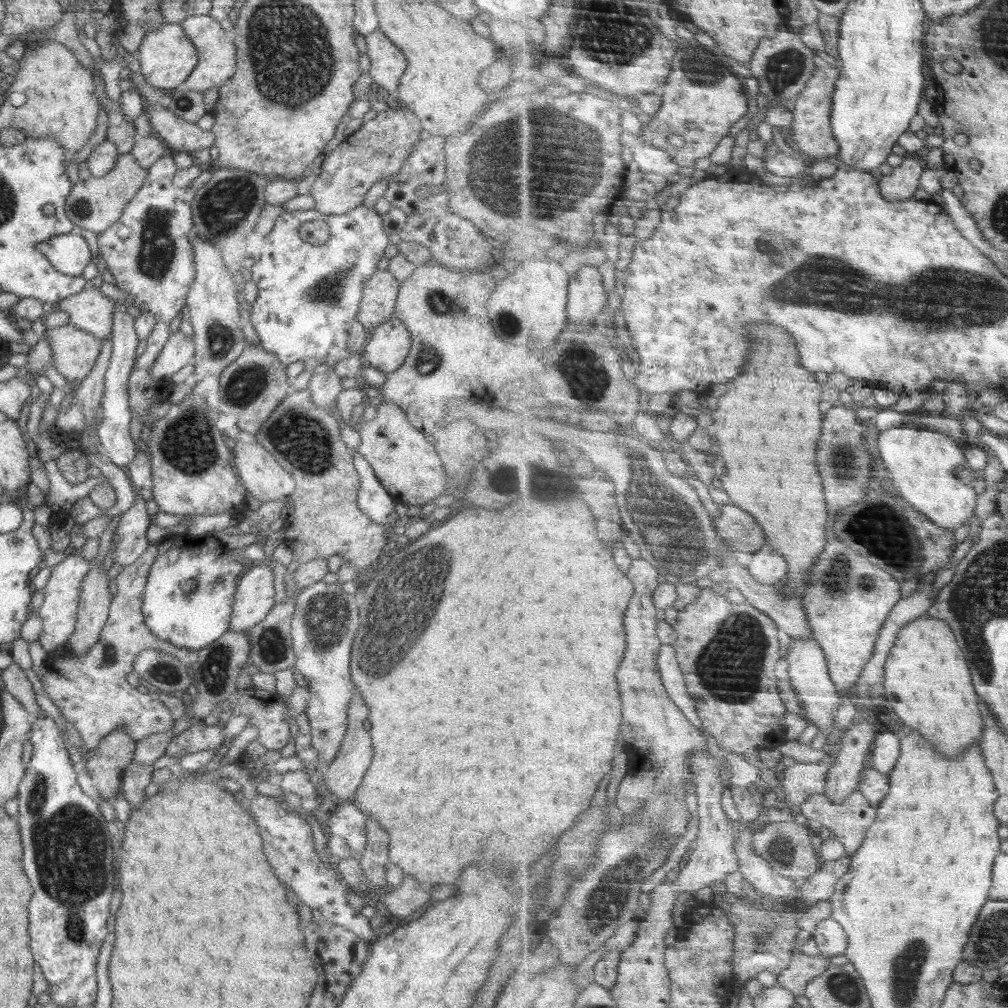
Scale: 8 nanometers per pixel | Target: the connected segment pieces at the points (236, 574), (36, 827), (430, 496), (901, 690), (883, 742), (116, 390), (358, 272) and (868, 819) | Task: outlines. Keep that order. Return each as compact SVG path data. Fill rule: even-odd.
M170 534L167 539L159 543L158 556L155 556L149 566L141 606L145 625L152 634L174 646L199 651L218 640L218 637L229 629L237 581L242 574L242 564L240 560L226 560L223 557L225 552L224 546L212 536ZM190 578L197 580L197 588L193 593L184 593L182 583Z
M43 712L43 715L38 715L37 718L31 719L31 729L29 731L28 739L33 745L33 754L31 760L25 765L25 776L18 785L18 811L19 814L16 817L19 824L20 834L22 834L22 846L24 846L24 860L22 860L22 866L24 866L24 872L26 872L26 878L30 880L32 888L34 888L34 896L30 900L30 924L28 924L28 930L30 930L30 950L34 954L34 960L36 964L42 968L44 978L49 984L49 994L54 1000L55 1004L60 1007L70 1006L90 1006L95 1001L97 995L97 976L96 976L96 962L98 952L100 952L100 944L104 942L104 936L108 934L106 932L106 920L108 920L108 912L110 912L110 902L112 902L112 886L114 886L114 850L112 850L112 840L110 840L110 832L108 831L108 821L102 816L98 802L94 801L90 796L80 789L78 781L76 781L77 774L74 771L73 763L69 758L69 754L66 749L65 740L66 736L60 732L56 722Z
M383 403L377 406L377 416L374 419L360 422L352 420L352 424L357 425L361 438L357 451L368 461L375 477L395 503L400 502L406 506L422 506L423 504L430 504L437 496L446 494L445 488L448 486L448 477L434 445L426 434L410 424L407 414L398 405Z
M926 614L904 627L893 652L894 656L890 656L886 667L885 687L888 702L892 702L902 720L914 730L920 730L924 736L932 738L930 742L934 744L936 752L946 754L948 758L964 754L974 742L980 742L982 746L982 737L986 732L982 698L973 679L969 658L962 650L953 626L948 621Z
M884 730L878 736L873 748L872 758L870 759L871 766L878 772L890 777L897 768L903 754L901 740L902 735L896 734L894 731Z
M115 304L112 316L111 357L109 367L105 374L105 392L101 402L102 423L99 424L98 438L103 453L116 465L126 469L136 456L136 449L132 437L130 437L130 413L129 406L129 376L135 366L135 358L138 354L139 340L134 330L134 319L126 311L127 305Z
M358 205L339 215L316 215L313 210L282 212L275 220L271 233L254 242L256 260L251 268L251 280L258 287L258 298L248 307L248 323L256 330L260 346L274 353L286 367L291 362L315 358L323 369L354 355L347 348L348 334L352 324L357 321L364 286L376 272L377 263L384 257L386 246L390 244L388 237L383 229L381 215L366 205ZM315 216L324 219L329 226L329 239L320 246L302 240L299 234L301 224L311 221Z
M856 790L848 801L844 801L842 804L828 799L825 794L815 794L801 806L801 810L808 819L817 820L824 829L831 830L832 836L841 841L846 847L847 854L851 857L862 848L867 839L868 829L876 822L879 814L879 808L872 806L870 800L860 790Z

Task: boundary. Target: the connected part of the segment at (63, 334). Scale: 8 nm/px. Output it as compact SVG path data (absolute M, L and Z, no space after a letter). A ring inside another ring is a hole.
M70 323L59 328L46 328L46 339L52 349L52 364L68 382L81 382L94 366L101 343L92 334Z

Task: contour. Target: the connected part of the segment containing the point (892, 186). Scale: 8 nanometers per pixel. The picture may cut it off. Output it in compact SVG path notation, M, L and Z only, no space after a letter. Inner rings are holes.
M907 155L902 166L895 167L891 174L880 180L881 193L886 200L902 202L912 198L921 188L920 178L927 167L920 155Z

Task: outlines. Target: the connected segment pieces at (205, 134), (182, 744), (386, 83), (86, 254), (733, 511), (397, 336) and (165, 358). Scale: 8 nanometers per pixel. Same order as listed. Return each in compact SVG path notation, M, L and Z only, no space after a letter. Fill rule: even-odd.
M146 104L145 114L151 126L162 139L164 139L170 151L186 152L192 154L200 148L214 146L213 132L202 130L197 123L191 123L176 116L170 109L162 105Z
M210 720L194 722L184 733L172 738L165 754L180 759L202 750L218 751L224 744L224 737L222 726Z
M380 30L367 34L365 38L370 63L369 75L373 78L375 88L388 90L391 102L397 103L399 78L408 66L406 57Z
M75 231L53 236L38 243L36 248L48 258L55 270L68 276L81 276L92 259L88 243Z
M729 502L720 506L721 515L717 520L718 532L727 540L730 549L744 557L767 548L767 534L764 527L752 513Z
M393 316L372 330L372 336L362 352L371 366L388 376L402 366L410 347L411 340L406 326Z
M177 331L171 334L162 350L158 353L149 375L154 380L172 377L180 368L186 368L194 363L194 340Z

